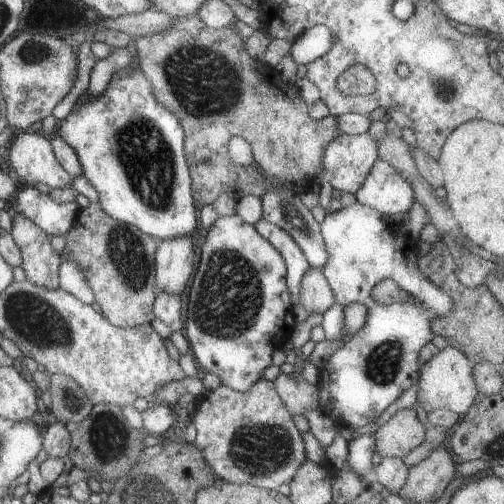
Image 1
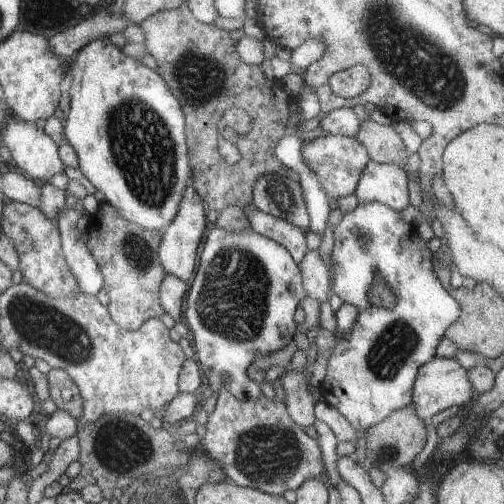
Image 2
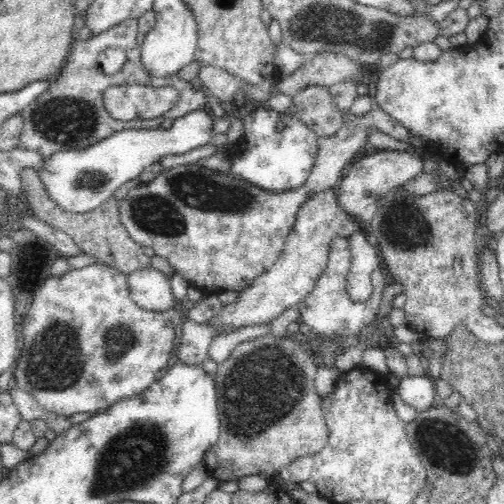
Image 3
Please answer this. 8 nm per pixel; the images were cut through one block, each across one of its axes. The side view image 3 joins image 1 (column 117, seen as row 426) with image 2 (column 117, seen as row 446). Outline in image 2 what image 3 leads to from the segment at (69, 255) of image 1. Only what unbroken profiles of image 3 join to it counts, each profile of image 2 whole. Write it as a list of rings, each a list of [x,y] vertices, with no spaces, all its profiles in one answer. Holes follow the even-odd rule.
[[[99,204],[99,210],[89,216],[87,248],[93,252],[97,266],[103,274],[103,288],[109,296],[109,314],[123,330],[137,330],[151,318],[159,318],[165,310],[159,300],[159,286],[165,270],[159,262],[157,248],[161,244],[161,232],[139,228],[125,220],[111,204]]]

